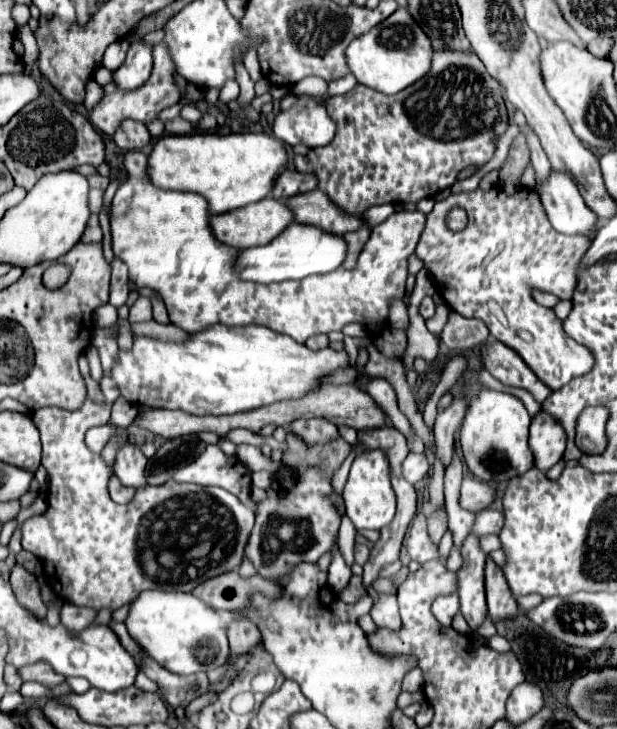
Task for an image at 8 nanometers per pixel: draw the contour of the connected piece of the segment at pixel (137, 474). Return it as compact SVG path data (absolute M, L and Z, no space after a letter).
M127 444L117 452L115 476L125 486L141 488L145 486L145 464L147 464L147 458L141 452L141 448L135 444Z

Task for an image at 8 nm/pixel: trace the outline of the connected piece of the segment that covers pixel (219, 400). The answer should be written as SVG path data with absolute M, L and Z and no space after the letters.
M215 324L191 334L191 340L183 344L137 336L131 352L119 352L113 378L121 396L131 404L183 410L195 416L223 416L301 398L317 390L325 376L345 366L349 366L345 350L309 350L265 326Z

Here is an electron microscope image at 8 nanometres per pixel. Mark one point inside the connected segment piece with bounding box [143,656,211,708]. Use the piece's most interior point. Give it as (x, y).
(176, 690)

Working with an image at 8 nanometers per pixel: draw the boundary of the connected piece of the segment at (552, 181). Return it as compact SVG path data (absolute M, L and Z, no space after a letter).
M551 172L549 180L541 186L541 202L545 206L545 212L553 224L553 228L561 234L583 234L585 238L593 238L597 234L597 216L593 214L593 210L587 208L587 204L583 202L577 184L567 176L567 174L557 174Z

